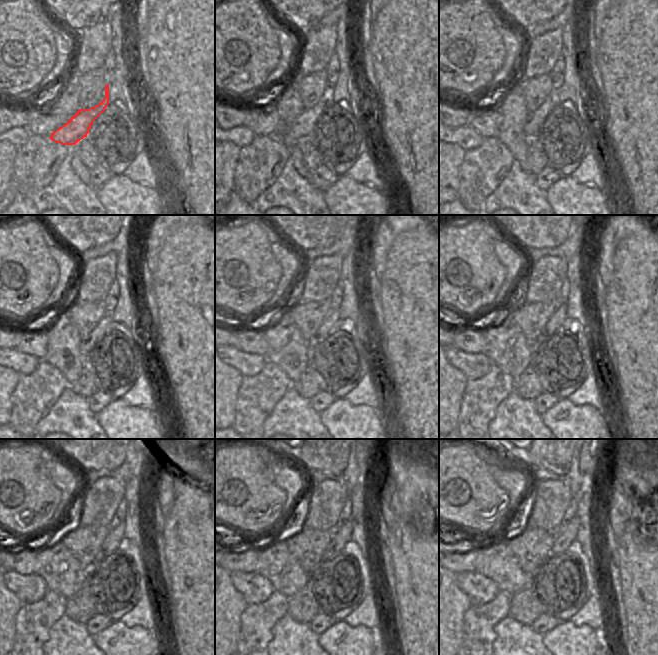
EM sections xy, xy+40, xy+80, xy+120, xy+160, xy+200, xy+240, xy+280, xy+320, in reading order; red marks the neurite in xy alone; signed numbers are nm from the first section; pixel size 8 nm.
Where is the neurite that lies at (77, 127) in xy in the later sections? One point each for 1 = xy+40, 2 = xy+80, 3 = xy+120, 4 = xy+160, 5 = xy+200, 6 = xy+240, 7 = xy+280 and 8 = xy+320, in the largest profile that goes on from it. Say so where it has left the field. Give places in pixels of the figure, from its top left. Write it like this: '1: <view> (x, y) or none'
1: xy+40 (302, 128)
2: xy+80 (536, 118)
3: xy+120 (87, 343)
4: xy+160 (330, 321)
5: xy+200 (557, 320)
6: xy+240 (111, 543)
7: xy+280 (341, 535)
8: xy+320 (564, 536)

